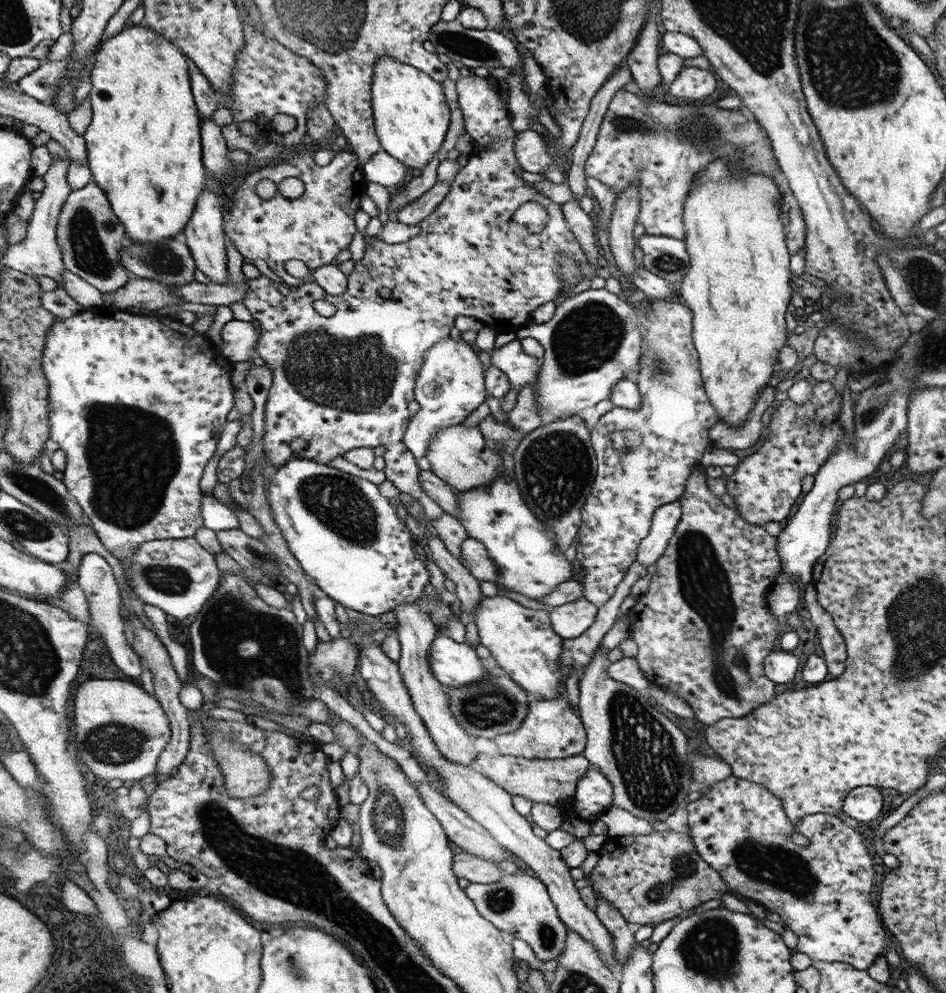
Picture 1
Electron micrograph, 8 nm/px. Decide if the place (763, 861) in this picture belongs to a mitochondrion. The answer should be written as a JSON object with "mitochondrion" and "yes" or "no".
{"mitochondrion":"yes"}

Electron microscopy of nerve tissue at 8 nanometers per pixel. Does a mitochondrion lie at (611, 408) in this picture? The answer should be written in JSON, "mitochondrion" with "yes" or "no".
{"mitochondrion":"no"}

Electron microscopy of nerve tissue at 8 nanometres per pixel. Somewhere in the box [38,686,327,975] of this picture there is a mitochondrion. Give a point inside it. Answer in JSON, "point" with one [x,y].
{"point":[111,743]}

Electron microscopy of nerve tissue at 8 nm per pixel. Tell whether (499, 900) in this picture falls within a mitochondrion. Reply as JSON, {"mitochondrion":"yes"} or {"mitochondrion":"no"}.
{"mitochondrion":"yes"}

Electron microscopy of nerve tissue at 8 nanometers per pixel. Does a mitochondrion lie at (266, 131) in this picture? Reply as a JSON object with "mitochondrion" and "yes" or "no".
{"mitochondrion":"no"}

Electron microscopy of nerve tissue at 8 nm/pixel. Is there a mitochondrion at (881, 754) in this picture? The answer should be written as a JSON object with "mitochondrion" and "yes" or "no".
{"mitochondrion":"no"}

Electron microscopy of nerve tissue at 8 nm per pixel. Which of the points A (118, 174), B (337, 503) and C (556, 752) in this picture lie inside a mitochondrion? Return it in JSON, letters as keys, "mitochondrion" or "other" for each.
{"A":"other","B":"mitochondrion","C":"other"}

